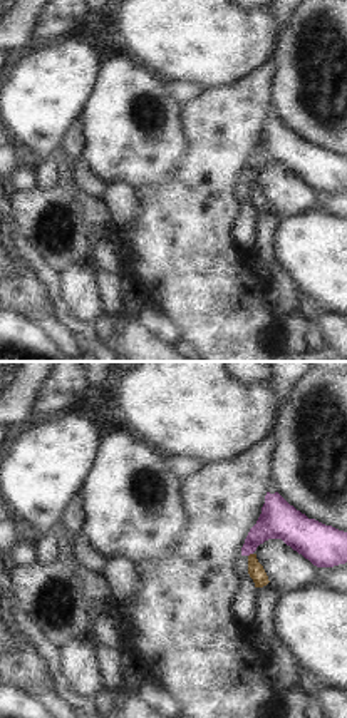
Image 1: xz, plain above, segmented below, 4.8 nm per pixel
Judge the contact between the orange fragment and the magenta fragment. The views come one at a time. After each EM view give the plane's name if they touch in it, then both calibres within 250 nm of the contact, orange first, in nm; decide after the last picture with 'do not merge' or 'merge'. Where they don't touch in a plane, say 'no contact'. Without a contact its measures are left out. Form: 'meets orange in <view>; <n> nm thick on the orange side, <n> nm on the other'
meets orange in xz; 80 nm thick on the orange side, 180 nm on the other

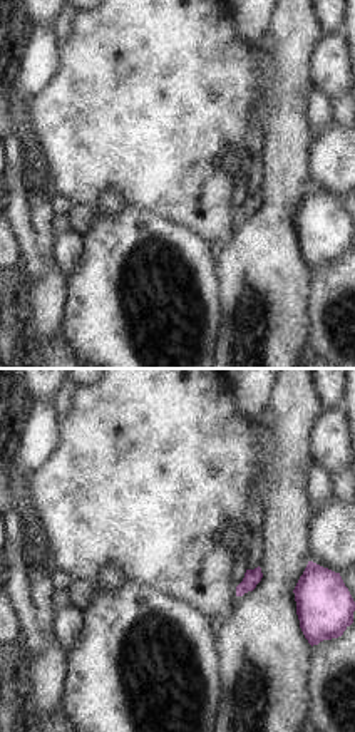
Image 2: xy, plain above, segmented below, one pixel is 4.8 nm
no contact

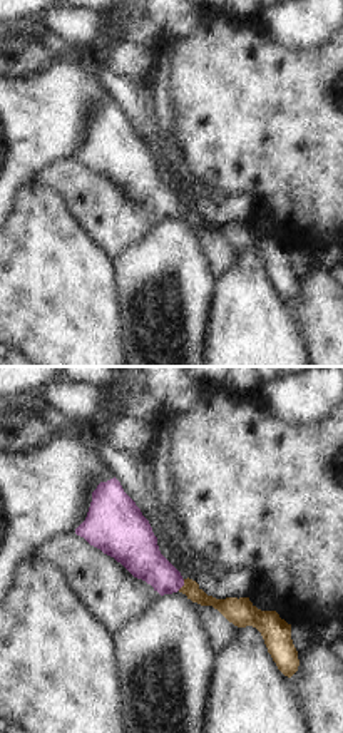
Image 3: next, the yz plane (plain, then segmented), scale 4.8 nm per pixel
meets orange in yz; 100 nm thick on the orange side, 190 nm on the other

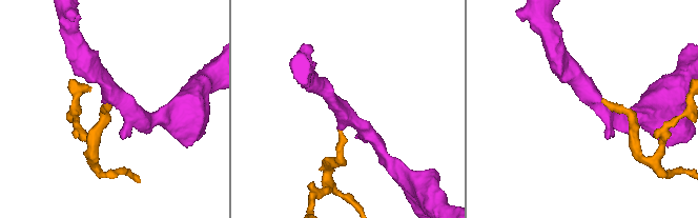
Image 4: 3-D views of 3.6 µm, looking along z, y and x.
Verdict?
merge

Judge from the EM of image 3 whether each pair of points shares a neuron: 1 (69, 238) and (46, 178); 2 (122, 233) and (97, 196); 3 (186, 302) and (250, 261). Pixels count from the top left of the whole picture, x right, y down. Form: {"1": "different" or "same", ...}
{"1": "different", "2": "same", "3": "different"}

